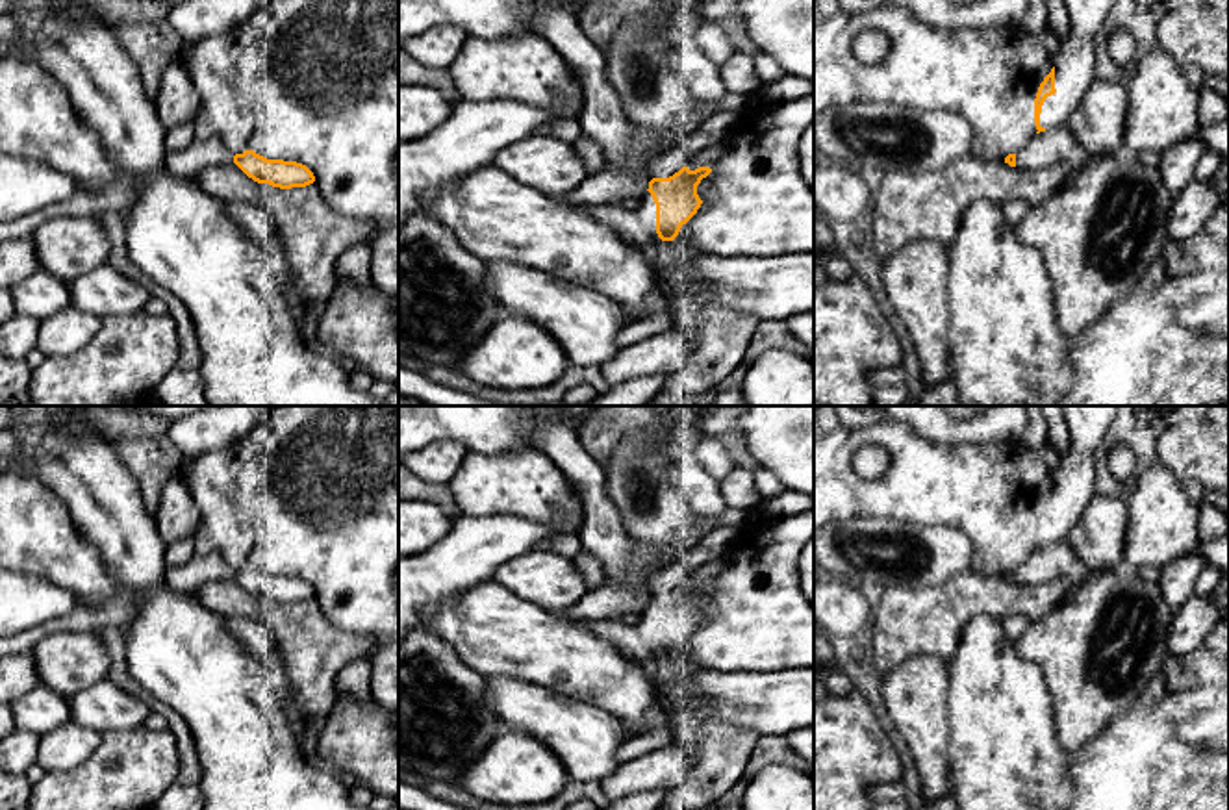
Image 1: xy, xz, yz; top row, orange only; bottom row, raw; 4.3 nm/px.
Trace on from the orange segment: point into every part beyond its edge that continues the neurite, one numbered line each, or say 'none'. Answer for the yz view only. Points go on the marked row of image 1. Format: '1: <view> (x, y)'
1: yz (1057, 145)

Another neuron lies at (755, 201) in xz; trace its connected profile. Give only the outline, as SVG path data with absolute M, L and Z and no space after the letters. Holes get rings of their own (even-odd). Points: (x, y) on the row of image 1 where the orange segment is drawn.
M814 95L764 109L756 98L727 139L727 150L710 165L712 172L697 185L703 200L697 213L682 224L693 247L712 254L792 254L814 252L814 189L801 172L799 143L814 122Z

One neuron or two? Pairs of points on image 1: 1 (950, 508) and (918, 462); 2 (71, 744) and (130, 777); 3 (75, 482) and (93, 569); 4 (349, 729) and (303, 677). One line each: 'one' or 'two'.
1: one
2: two
3: two
4: two

